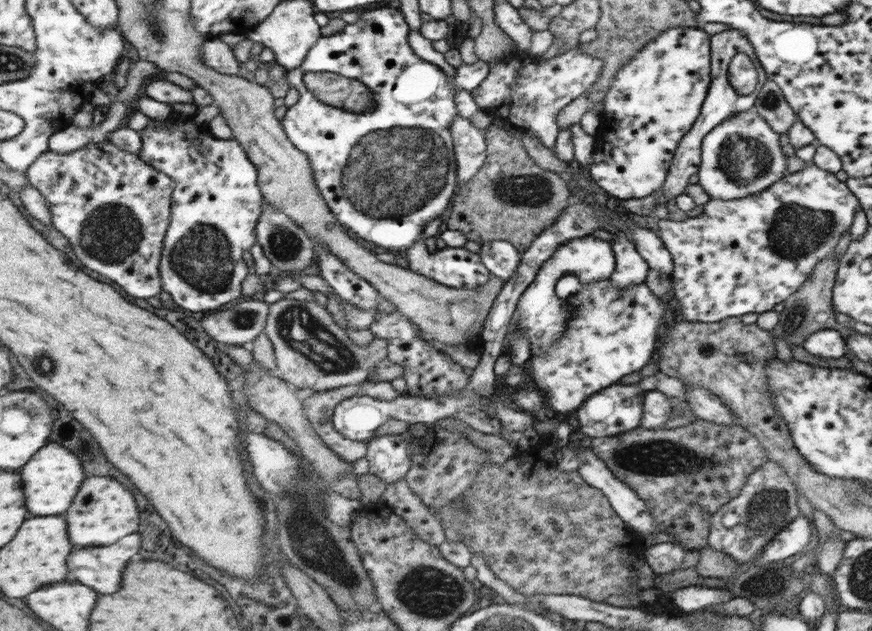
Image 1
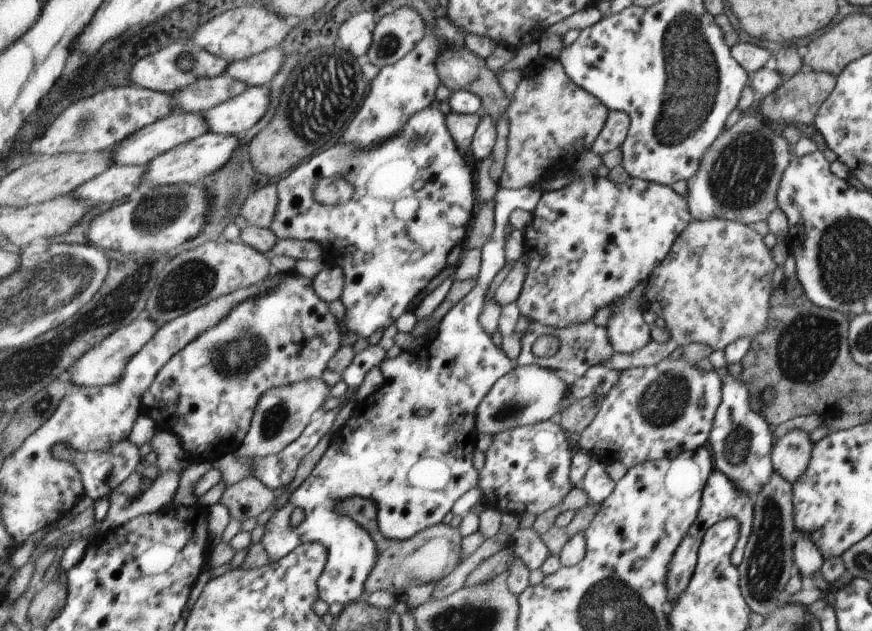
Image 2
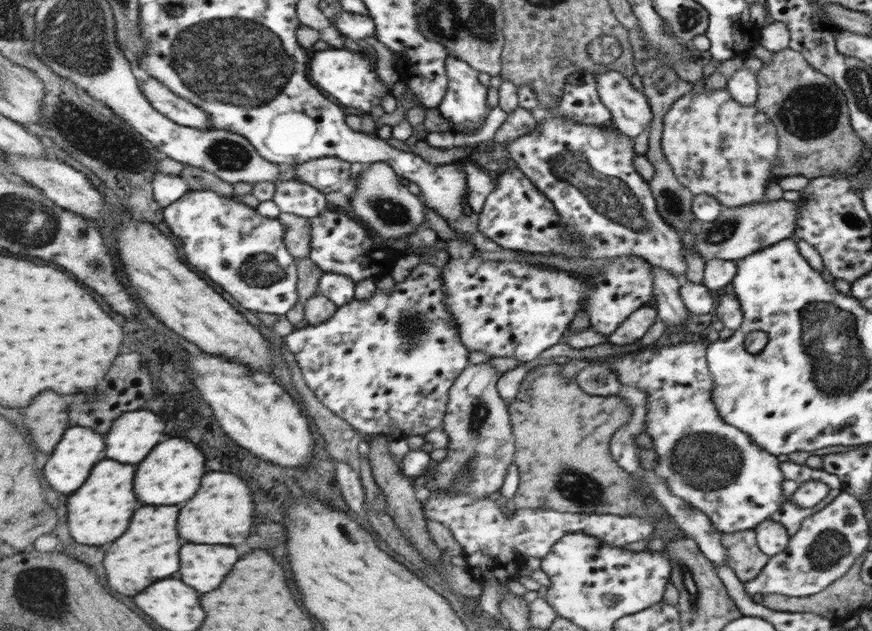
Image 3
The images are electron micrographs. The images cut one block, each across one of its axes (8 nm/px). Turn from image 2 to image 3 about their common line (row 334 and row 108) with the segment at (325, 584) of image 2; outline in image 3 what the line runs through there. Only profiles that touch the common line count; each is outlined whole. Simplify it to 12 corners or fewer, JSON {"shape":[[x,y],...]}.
{"shape":[[448,58],[437,110],[475,134],[489,114],[487,90],[467,61]]}

